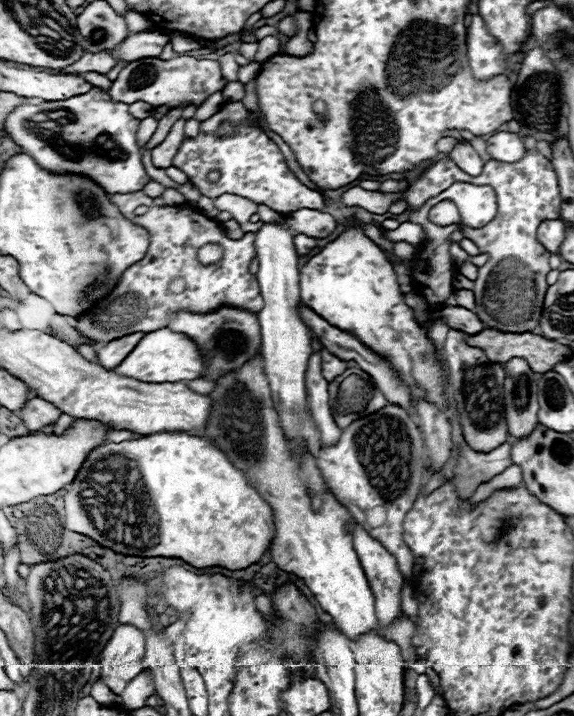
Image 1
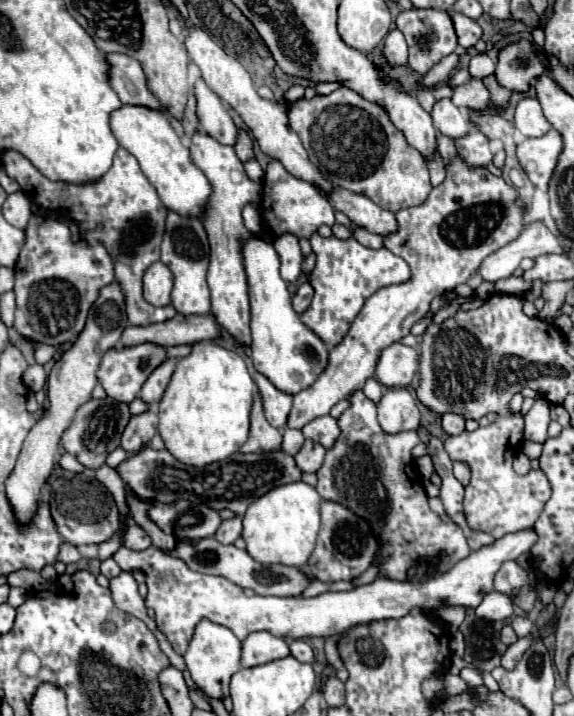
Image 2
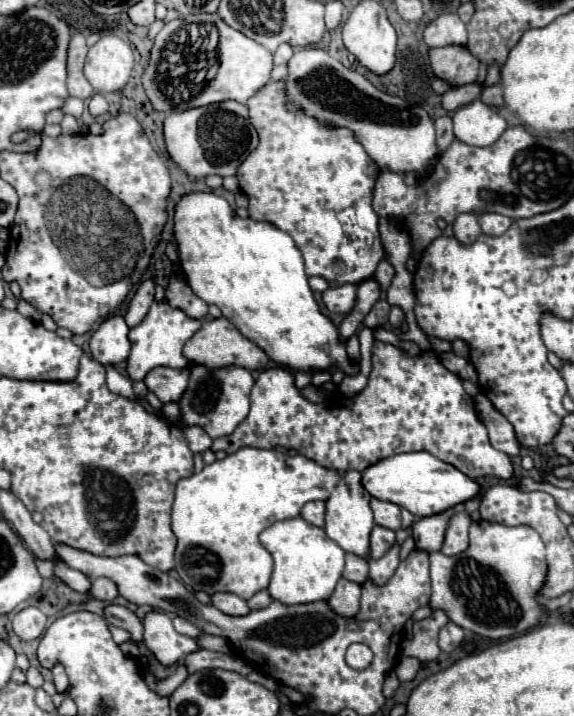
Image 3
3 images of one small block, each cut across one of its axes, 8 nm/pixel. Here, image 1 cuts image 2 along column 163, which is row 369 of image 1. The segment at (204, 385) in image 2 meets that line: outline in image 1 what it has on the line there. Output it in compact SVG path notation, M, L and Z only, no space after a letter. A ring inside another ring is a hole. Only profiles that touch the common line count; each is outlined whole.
M360 226L348 228L320 254L312 256L300 268L298 286L304 306L332 322L332 326L356 334L370 350L384 356L398 370L414 398L426 394L428 400L446 408L440 386L440 368L434 358L434 346L426 338L426 328L416 324L414 312L404 304L390 262L382 250L364 236Z

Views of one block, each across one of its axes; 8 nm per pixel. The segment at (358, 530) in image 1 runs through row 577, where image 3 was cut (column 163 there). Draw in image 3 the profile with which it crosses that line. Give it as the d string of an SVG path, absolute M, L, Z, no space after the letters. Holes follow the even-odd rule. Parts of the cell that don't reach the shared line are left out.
M166 366L152 368L146 374L144 384L162 402L178 402L188 384L188 368L182 368L182 370L174 370L174 368L166 368Z

